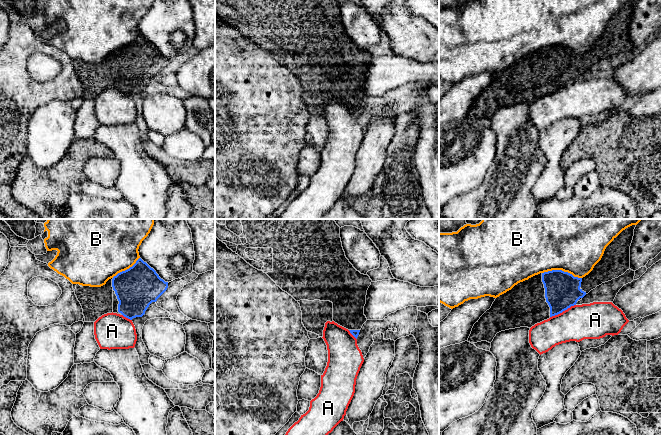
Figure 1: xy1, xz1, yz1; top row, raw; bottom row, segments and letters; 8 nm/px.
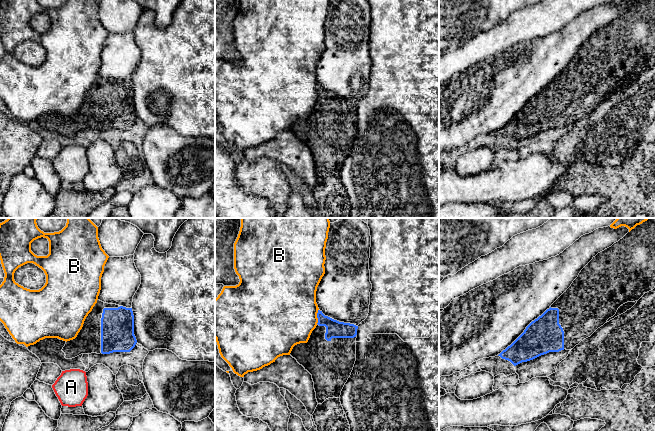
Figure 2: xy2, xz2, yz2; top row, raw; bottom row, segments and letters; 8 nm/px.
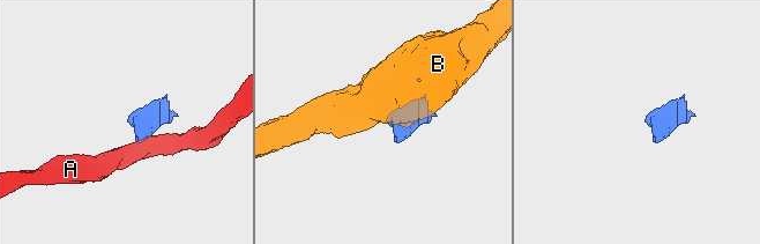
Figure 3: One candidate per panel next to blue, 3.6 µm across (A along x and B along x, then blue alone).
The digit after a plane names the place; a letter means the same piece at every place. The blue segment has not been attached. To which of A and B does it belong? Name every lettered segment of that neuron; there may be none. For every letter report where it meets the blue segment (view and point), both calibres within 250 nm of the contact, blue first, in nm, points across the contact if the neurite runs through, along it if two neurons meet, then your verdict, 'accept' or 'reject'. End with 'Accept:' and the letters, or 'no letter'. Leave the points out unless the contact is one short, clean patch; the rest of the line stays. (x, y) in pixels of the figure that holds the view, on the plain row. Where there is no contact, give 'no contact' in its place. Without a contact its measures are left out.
A: meets blue in yz1 at (562, 87); 280 nm thick on the blue side, 280 nm on the other; border along yz1 (575, 80), (550, 93); reject
B: meets blue in yz1 at (561, 46); 280 nm thick on the blue side, 400 nm on the other; reject
Accept: no letter

